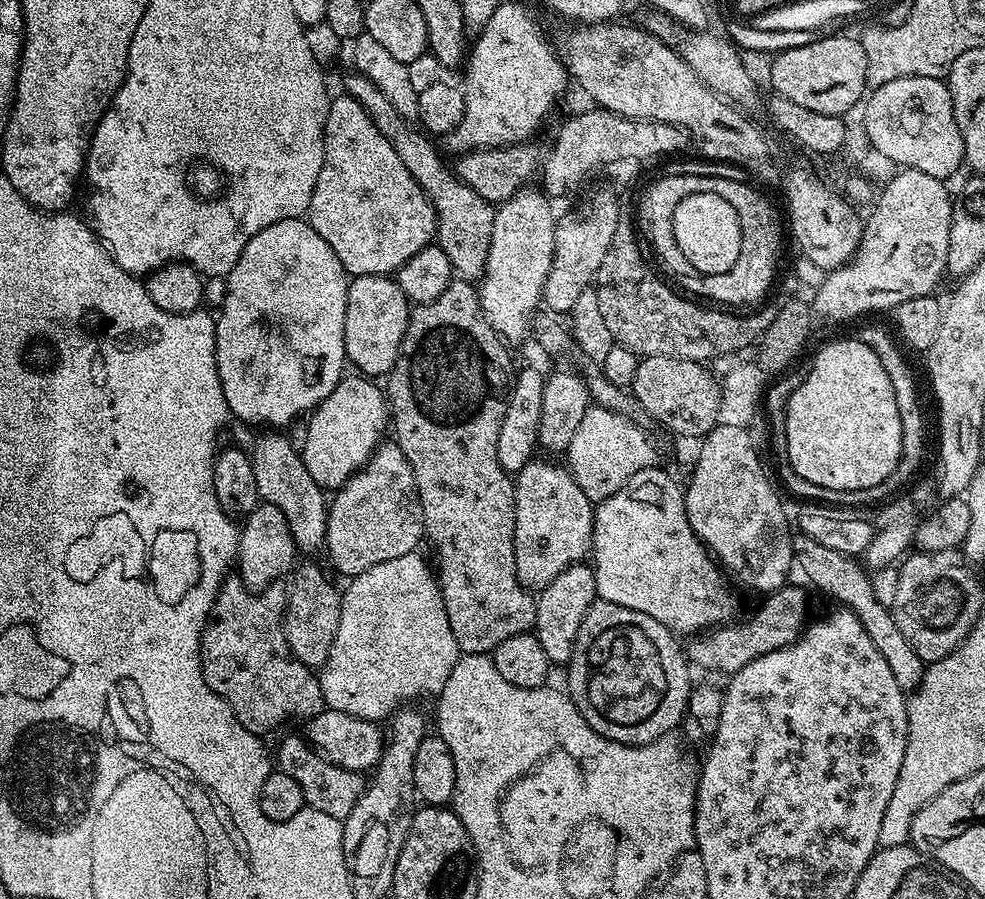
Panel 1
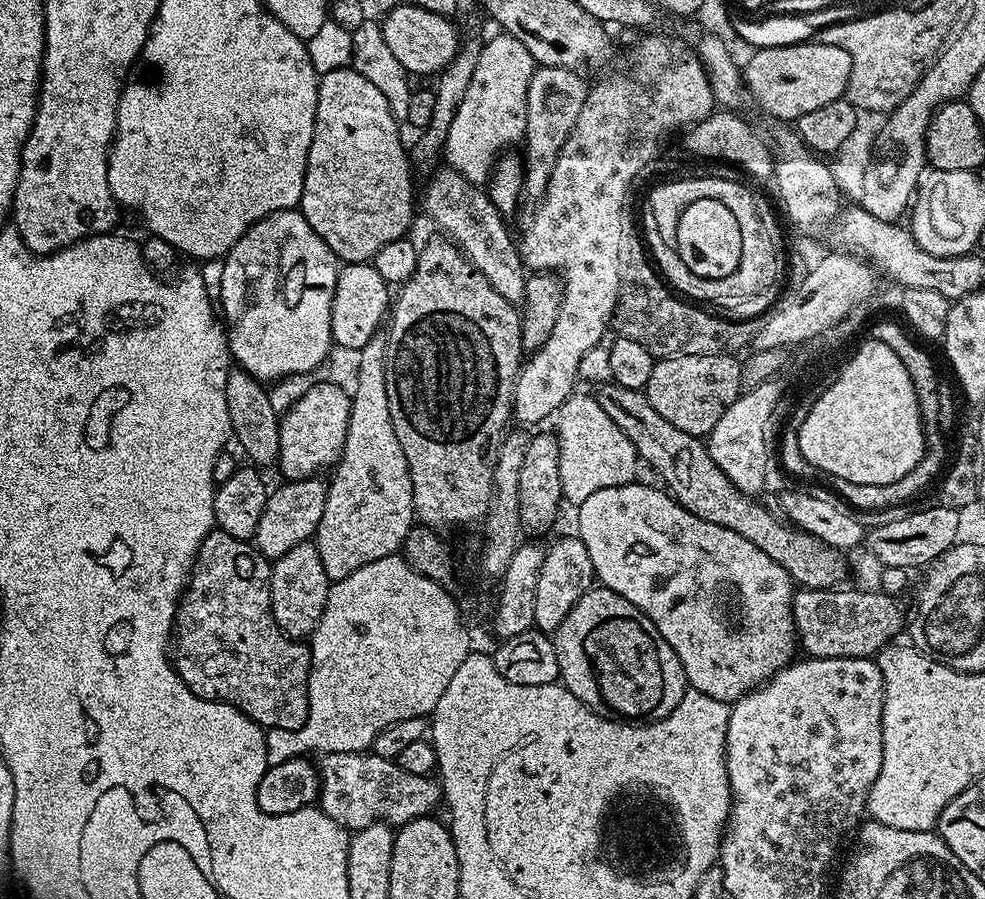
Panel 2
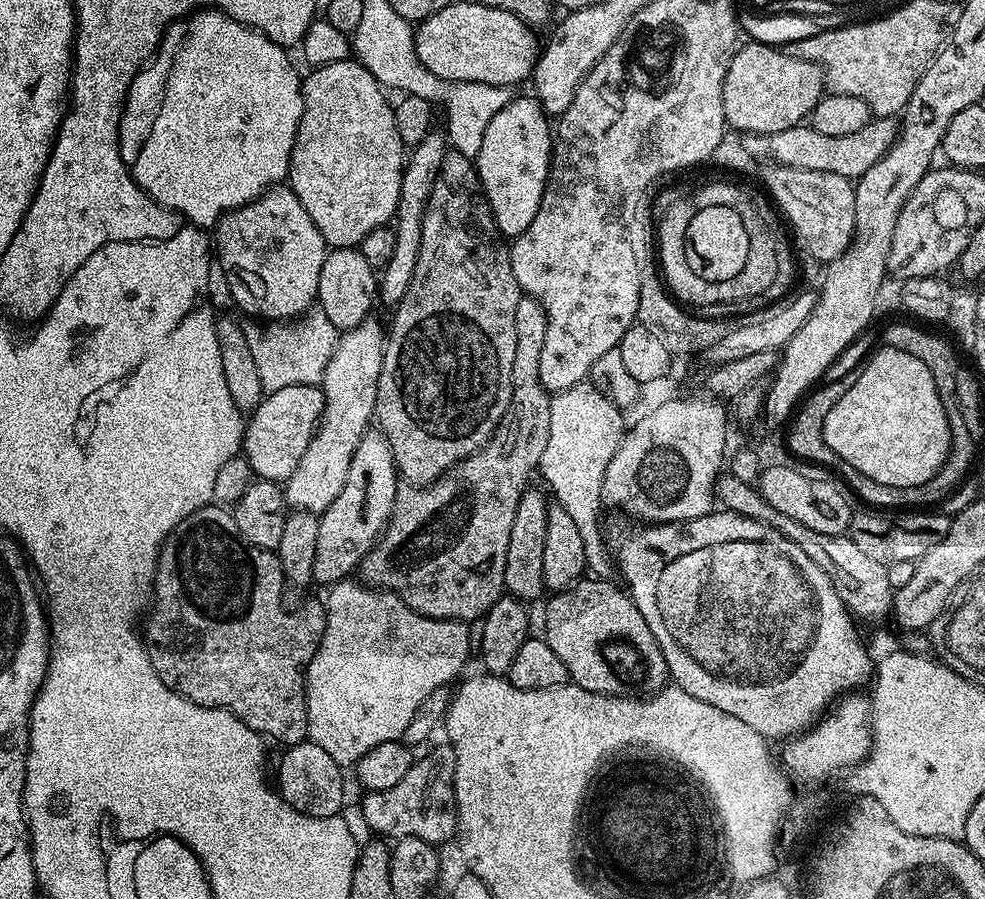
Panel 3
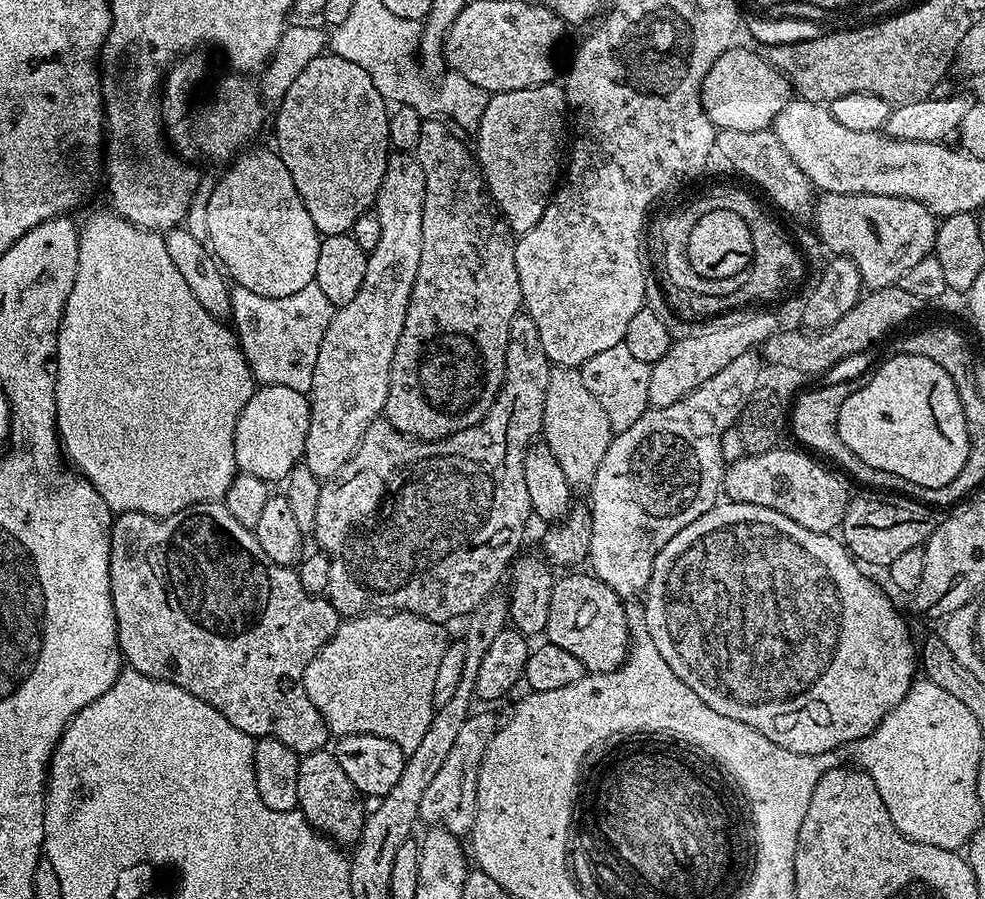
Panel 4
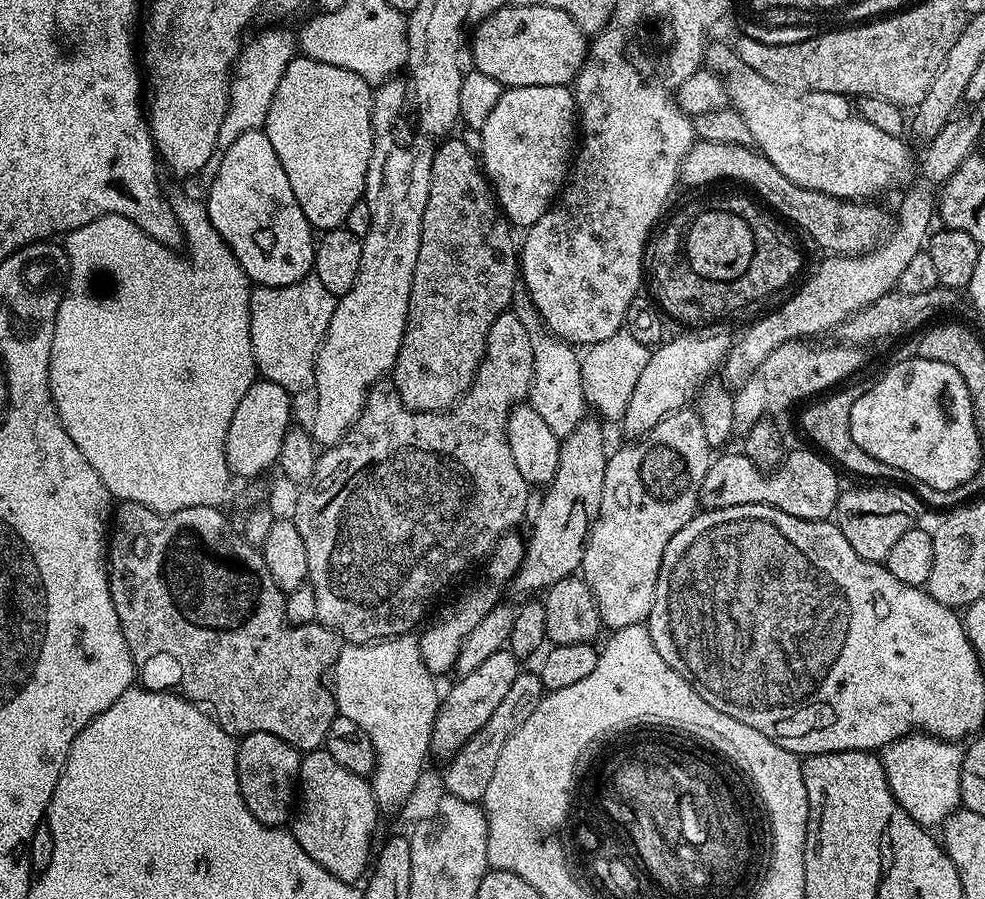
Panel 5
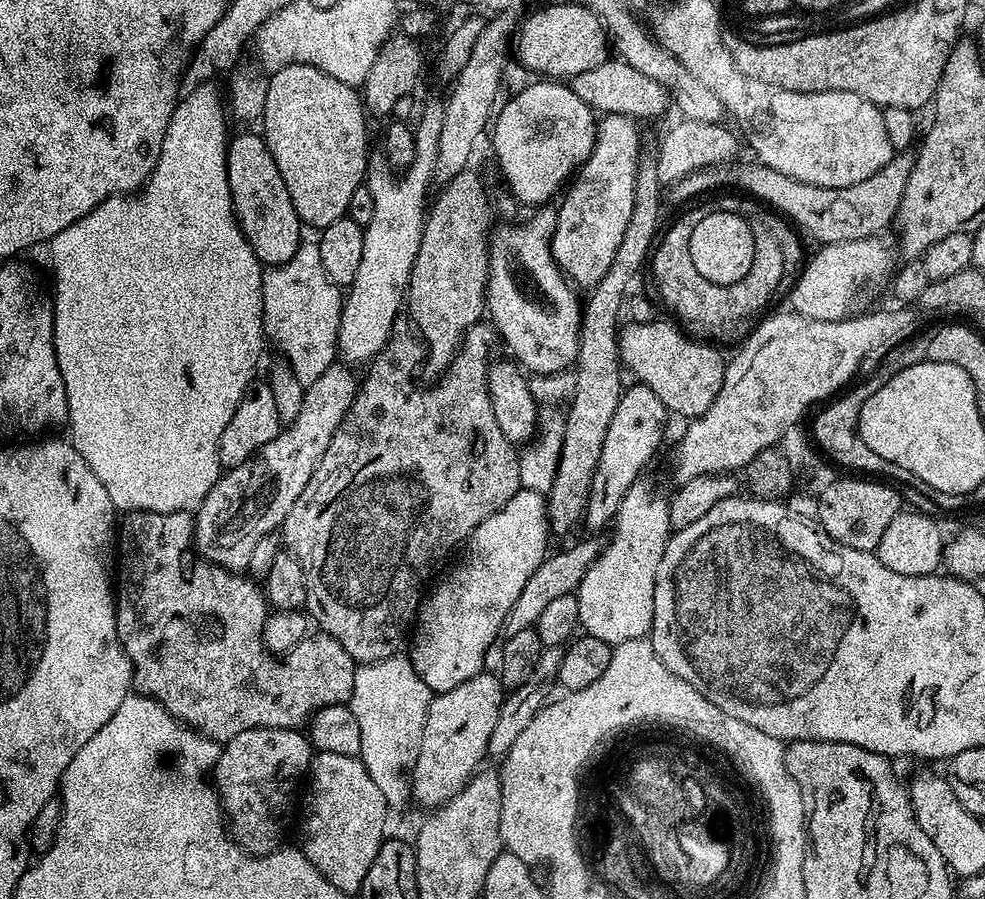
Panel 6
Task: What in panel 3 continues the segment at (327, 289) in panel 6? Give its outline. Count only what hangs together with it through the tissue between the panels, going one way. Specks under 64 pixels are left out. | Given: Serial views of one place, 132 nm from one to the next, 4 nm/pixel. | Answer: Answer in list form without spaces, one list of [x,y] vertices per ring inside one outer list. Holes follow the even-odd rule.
[[[313,306],[295,322],[261,322],[252,318],[244,324],[246,343],[254,354],[258,378],[262,378],[265,393],[286,386],[323,385],[326,366],[336,349],[338,333],[334,322],[326,318],[319,306]]]

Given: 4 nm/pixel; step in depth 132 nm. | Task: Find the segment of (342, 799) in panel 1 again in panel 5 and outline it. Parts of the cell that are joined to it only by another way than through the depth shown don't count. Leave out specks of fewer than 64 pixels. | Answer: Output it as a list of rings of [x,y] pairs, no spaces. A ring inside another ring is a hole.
[[[520,674],[514,678],[513,685],[498,704],[490,720],[447,761],[448,769],[444,772],[444,784],[448,787],[445,788],[447,795],[457,796],[471,804],[483,801],[486,786],[490,786],[490,777],[493,776],[494,766],[498,762],[498,754],[502,754],[502,746],[506,746],[506,742],[516,733],[518,726],[522,726],[522,722],[526,722],[526,718],[534,714],[538,702],[545,694],[546,690],[539,675]]]

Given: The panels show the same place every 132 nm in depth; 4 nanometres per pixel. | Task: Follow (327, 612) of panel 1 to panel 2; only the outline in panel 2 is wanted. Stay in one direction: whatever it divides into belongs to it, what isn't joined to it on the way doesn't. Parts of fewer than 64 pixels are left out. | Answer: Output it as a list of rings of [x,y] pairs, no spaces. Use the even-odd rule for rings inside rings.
[[[312,540],[294,546],[294,550],[286,550],[286,554],[272,564],[270,598],[274,622],[278,622],[280,629],[294,640],[303,641],[311,637],[326,610],[329,587],[326,569],[322,567],[322,558],[318,558],[318,550]]]

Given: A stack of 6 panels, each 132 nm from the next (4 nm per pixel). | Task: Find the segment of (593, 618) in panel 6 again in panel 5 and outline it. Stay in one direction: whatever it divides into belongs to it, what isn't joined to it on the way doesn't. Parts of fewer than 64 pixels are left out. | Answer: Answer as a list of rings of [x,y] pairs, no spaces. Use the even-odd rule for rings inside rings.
[[[688,411],[672,412],[662,422],[658,422],[658,426],[654,426],[649,432],[645,432],[643,436],[628,442],[632,444],[618,449],[616,453],[613,451],[609,455],[606,478],[602,486],[602,506],[598,518],[592,523],[592,533],[588,535],[588,545],[584,551],[584,563],[582,565],[582,578],[588,583],[594,594],[596,605],[600,611],[600,622],[605,629],[615,630],[626,626],[634,626],[635,624],[643,624],[647,621],[650,610],[654,606],[654,590],[658,586],[662,554],[666,554],[666,546],[670,542],[670,538],[674,538],[674,534],[678,534],[678,530],[682,530],[682,526],[686,526],[693,516],[697,515],[700,503],[700,483],[702,478],[706,478],[706,470],[710,463],[710,449],[706,442],[706,430],[702,426],[699,415],[695,411]]]

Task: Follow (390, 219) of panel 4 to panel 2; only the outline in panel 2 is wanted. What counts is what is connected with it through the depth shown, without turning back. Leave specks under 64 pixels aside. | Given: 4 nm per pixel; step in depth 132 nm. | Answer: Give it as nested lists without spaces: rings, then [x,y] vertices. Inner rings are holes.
[[[320,478],[310,480],[289,480],[281,483],[281,488],[273,487],[268,493],[268,501],[258,520],[258,530],[254,546],[261,554],[275,562],[286,550],[294,550],[302,542],[312,540],[316,535],[318,522],[322,522],[322,510],[326,510],[328,485]]]

